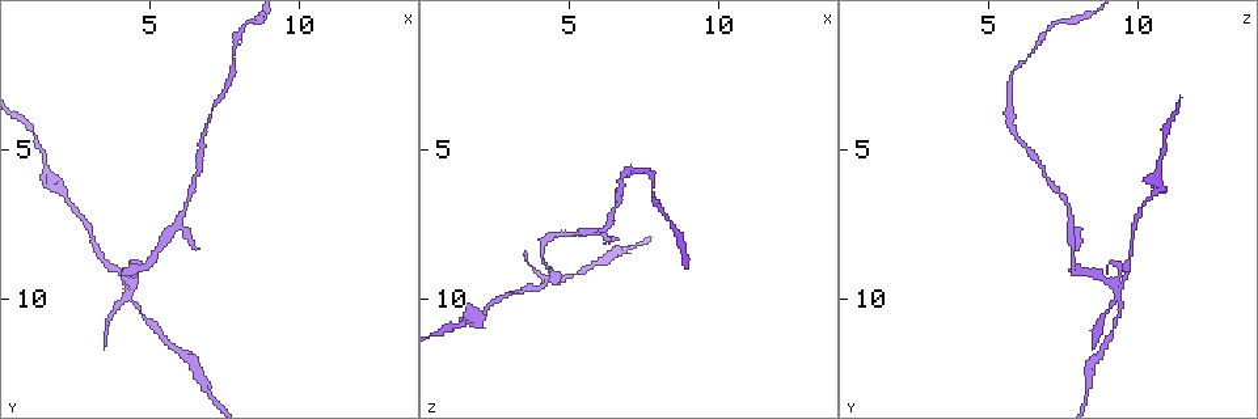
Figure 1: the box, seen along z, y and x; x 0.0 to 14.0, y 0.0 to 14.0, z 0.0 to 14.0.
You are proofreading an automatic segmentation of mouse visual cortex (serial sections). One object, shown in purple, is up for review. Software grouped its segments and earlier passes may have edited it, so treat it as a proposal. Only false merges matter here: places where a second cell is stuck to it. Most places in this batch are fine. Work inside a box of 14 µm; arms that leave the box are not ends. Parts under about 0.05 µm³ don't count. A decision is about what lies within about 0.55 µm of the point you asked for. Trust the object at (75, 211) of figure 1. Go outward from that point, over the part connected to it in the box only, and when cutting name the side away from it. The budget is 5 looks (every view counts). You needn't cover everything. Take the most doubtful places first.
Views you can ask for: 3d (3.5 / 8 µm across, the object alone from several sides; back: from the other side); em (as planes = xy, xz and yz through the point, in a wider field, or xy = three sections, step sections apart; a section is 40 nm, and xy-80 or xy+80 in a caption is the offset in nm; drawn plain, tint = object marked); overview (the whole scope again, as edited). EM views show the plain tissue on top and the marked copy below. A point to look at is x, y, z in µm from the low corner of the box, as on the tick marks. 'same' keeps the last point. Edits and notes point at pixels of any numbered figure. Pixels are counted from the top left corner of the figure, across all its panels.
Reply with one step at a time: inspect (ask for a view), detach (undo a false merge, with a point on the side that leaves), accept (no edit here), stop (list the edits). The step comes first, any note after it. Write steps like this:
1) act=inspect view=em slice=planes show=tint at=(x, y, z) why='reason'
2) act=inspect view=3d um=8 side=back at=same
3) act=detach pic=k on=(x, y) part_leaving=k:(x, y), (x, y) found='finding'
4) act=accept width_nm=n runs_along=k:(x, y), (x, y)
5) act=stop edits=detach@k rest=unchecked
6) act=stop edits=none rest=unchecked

act=inspect view=3d um=3.5 side=back at=(4.3, 9.7, 9.4) why='three-way junction'

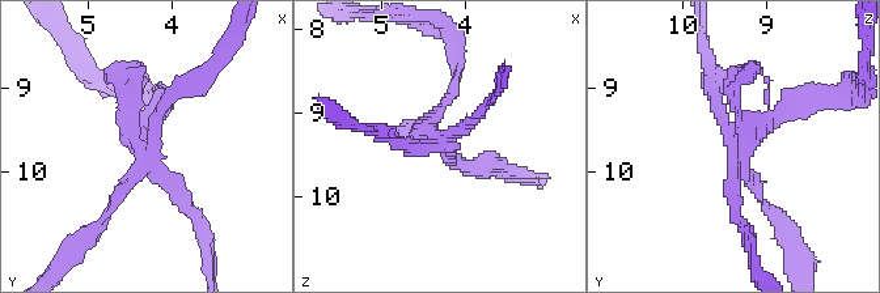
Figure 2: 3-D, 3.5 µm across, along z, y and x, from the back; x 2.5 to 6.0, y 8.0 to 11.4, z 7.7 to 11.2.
act=inspect view=em slice=planes show=tint at=(4.30, 9.75, 9.35)

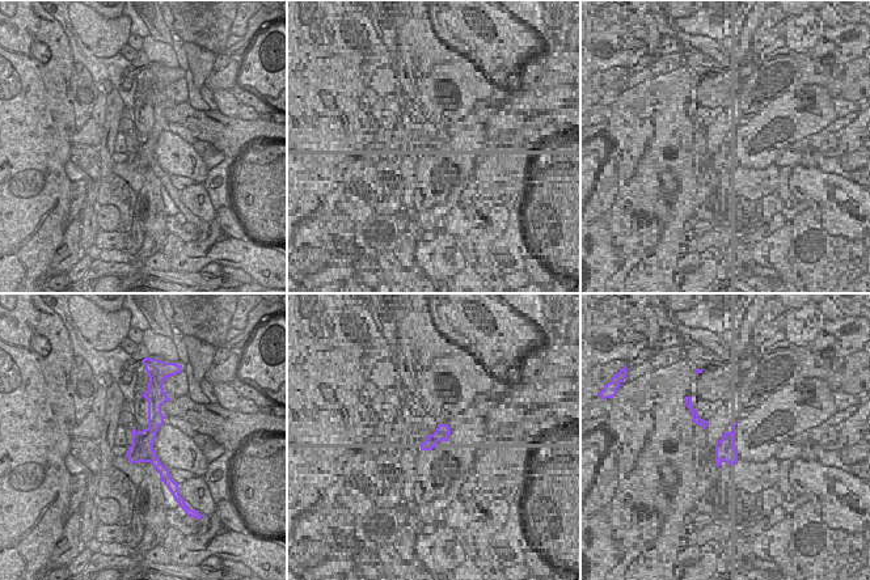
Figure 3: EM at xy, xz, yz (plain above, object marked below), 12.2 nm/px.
act=inspect view=em slice=xy step=5 show=tint at=same

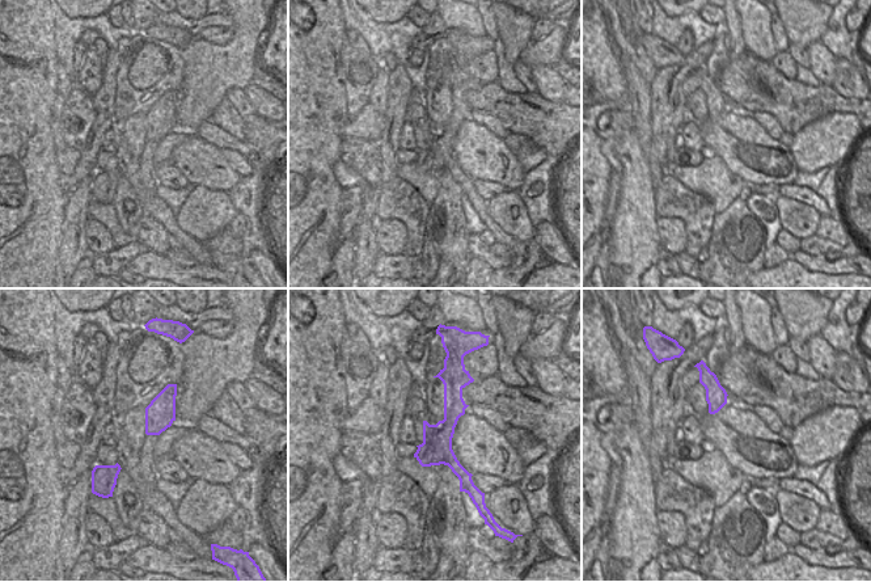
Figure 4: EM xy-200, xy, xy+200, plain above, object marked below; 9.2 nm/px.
act=detach pic=2 on=(771, 114) part_leaving=2:(737, 152), (795, 92), (825, 92) found='a second cell is stuck on'

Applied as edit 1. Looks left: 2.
act=inspect view=3d um=3.5 at=(2.1, 6.4, 10.7) why='thick turns thin'

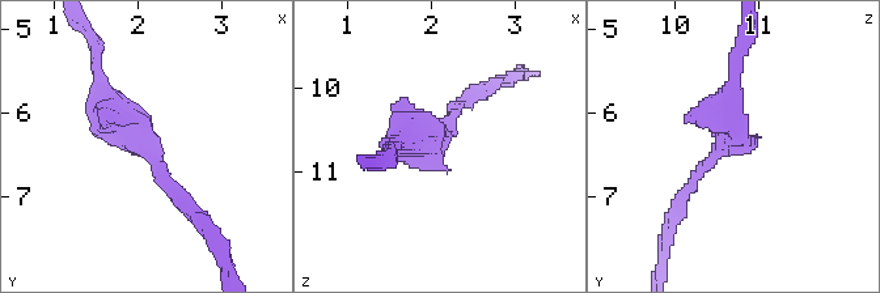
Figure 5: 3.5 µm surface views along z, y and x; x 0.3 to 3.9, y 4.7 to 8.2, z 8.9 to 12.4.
act=inspect view=em slice=planes show=tint at=(2.05, 6.35, 10.65) arm_widths_nm=150,250

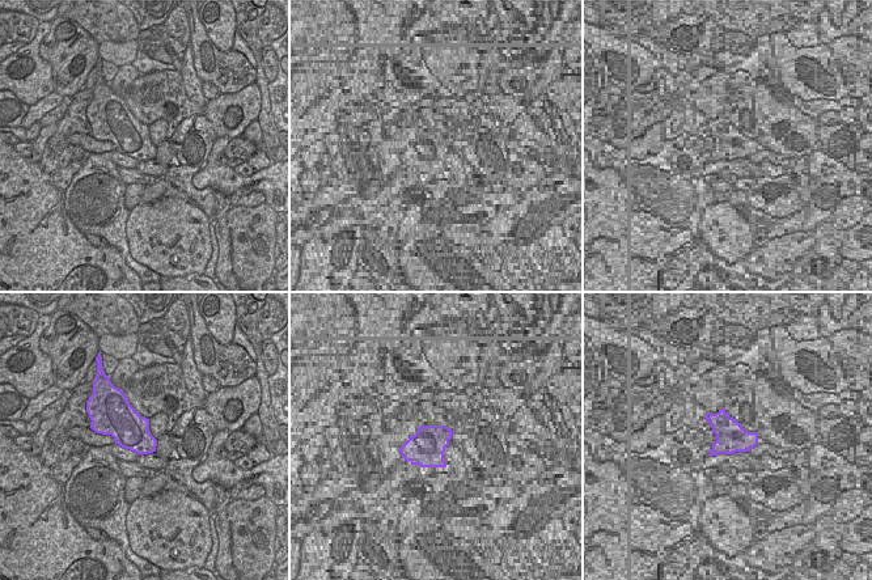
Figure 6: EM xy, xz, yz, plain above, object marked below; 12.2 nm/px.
act=accept found='all the same cell'

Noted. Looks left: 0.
act=stop edits=detach@2 rest=unchecked

